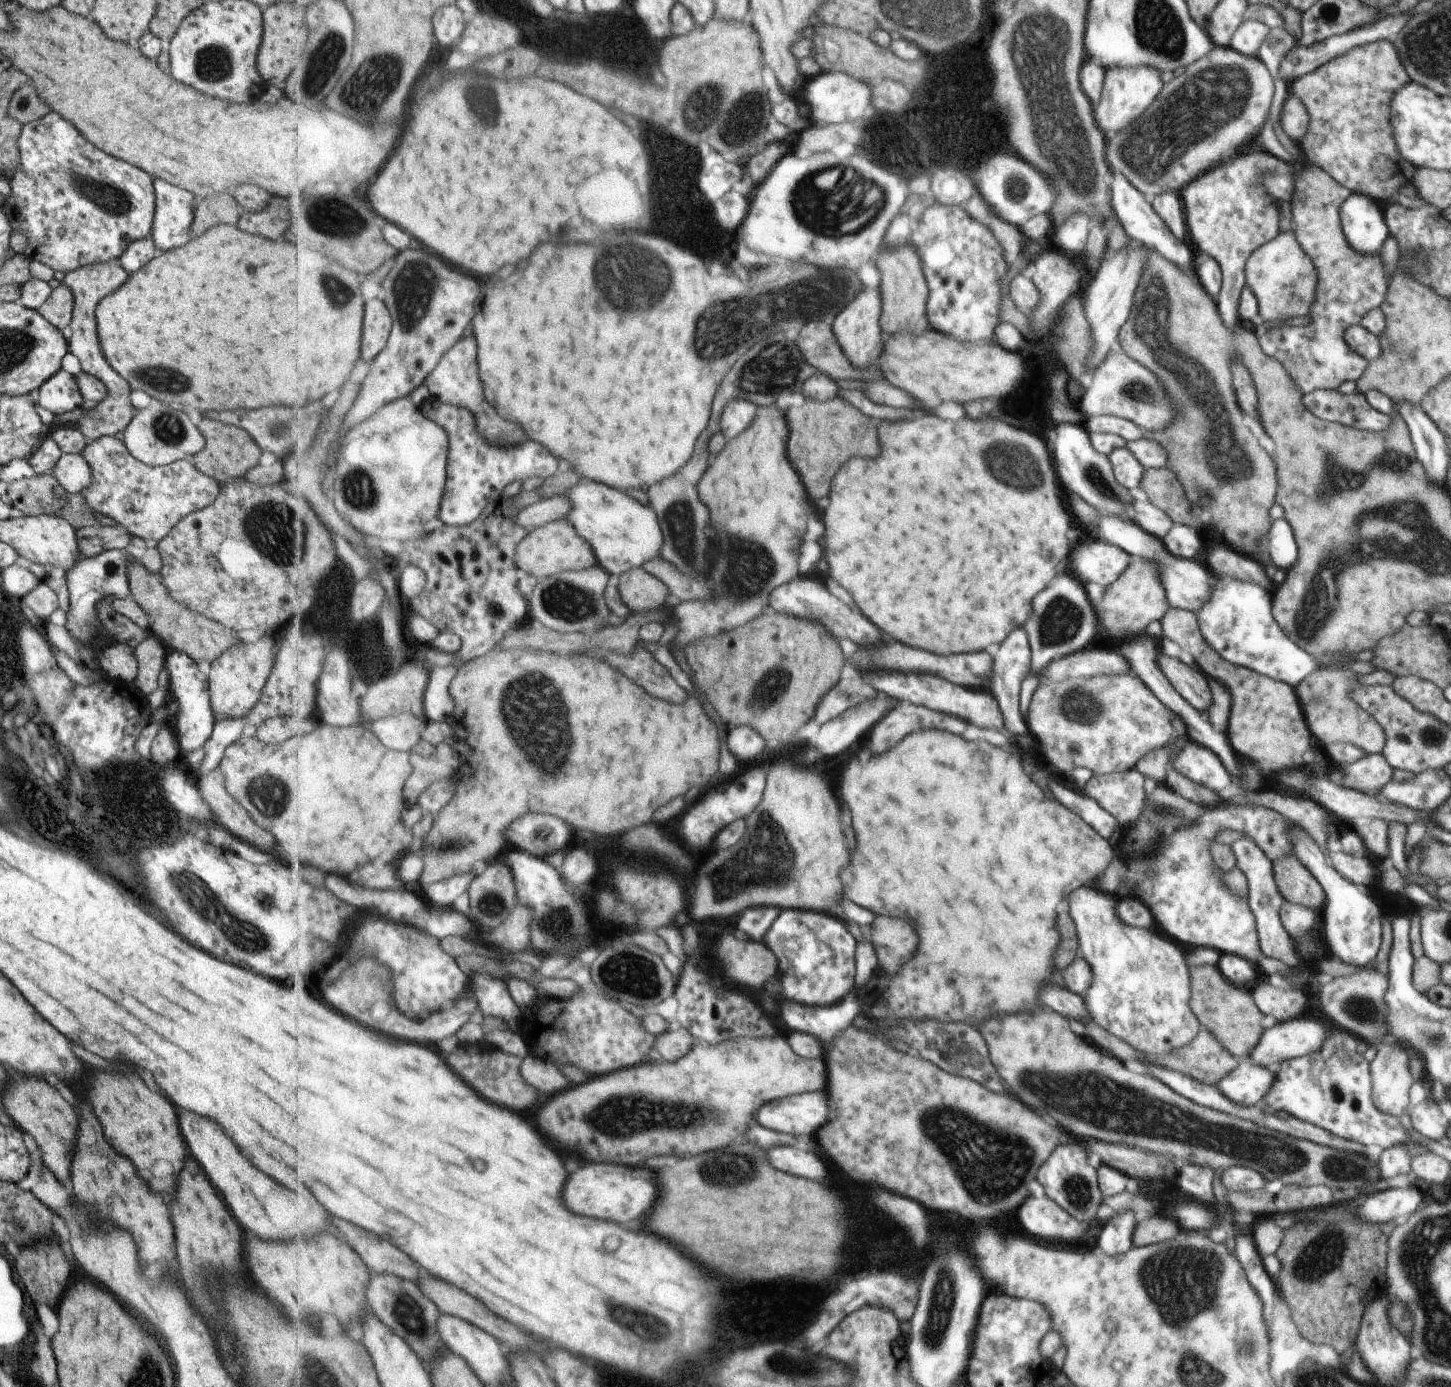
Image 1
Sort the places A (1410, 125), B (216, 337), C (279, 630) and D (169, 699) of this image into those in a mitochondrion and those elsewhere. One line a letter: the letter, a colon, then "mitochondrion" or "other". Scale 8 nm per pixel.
A: other
B: other
C: other
D: other

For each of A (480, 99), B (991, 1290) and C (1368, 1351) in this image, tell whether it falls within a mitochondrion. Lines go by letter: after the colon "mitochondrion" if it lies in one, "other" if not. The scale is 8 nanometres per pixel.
A: mitochondrion
B: other
C: other

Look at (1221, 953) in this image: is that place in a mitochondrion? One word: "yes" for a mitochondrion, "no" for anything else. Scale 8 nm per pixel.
no

